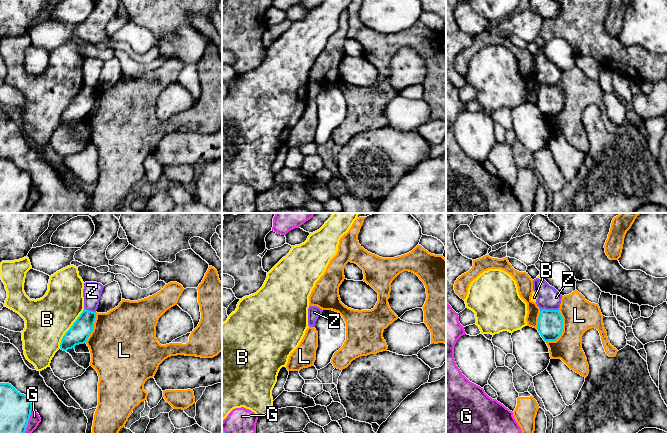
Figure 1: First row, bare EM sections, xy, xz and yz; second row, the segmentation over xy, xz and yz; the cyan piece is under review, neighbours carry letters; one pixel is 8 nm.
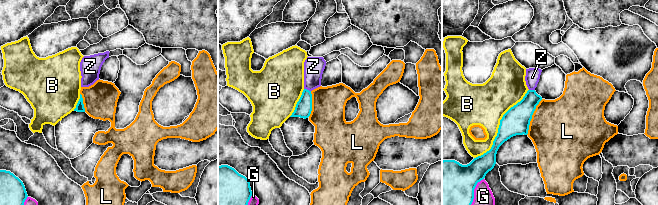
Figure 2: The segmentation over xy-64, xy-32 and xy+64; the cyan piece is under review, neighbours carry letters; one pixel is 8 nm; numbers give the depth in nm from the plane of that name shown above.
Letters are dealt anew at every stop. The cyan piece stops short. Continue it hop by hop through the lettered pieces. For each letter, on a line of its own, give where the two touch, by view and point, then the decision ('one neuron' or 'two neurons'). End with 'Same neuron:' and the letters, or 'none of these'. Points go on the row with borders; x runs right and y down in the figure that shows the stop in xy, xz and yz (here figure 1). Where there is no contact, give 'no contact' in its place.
B: xy (69, 329) | two neurons
G: xy (28, 420) | two neurons
L: yz (562, 330) | two neurons
Z: yz (549, 310) | two neurons
Same neuron: none of these

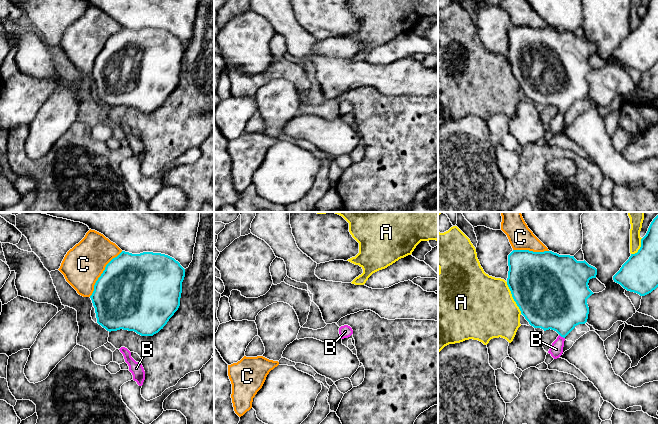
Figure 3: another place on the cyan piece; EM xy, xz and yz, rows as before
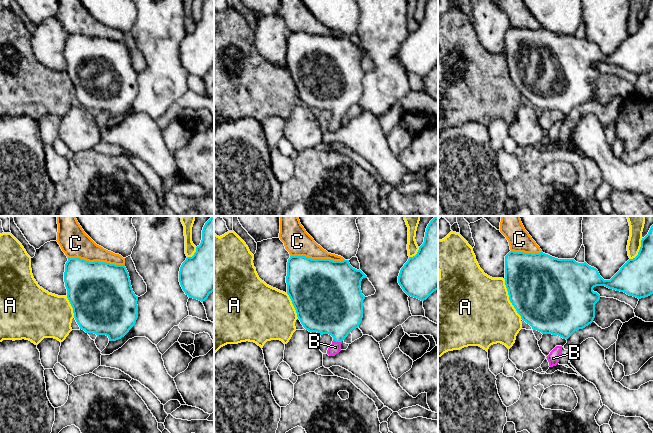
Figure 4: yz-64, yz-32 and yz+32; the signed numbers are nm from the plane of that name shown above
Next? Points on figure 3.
A: yz (513, 298) | two neurons
B: yz (562, 336) | one neuron
C: xy (102, 273) | two neurons
Same neuron: B

